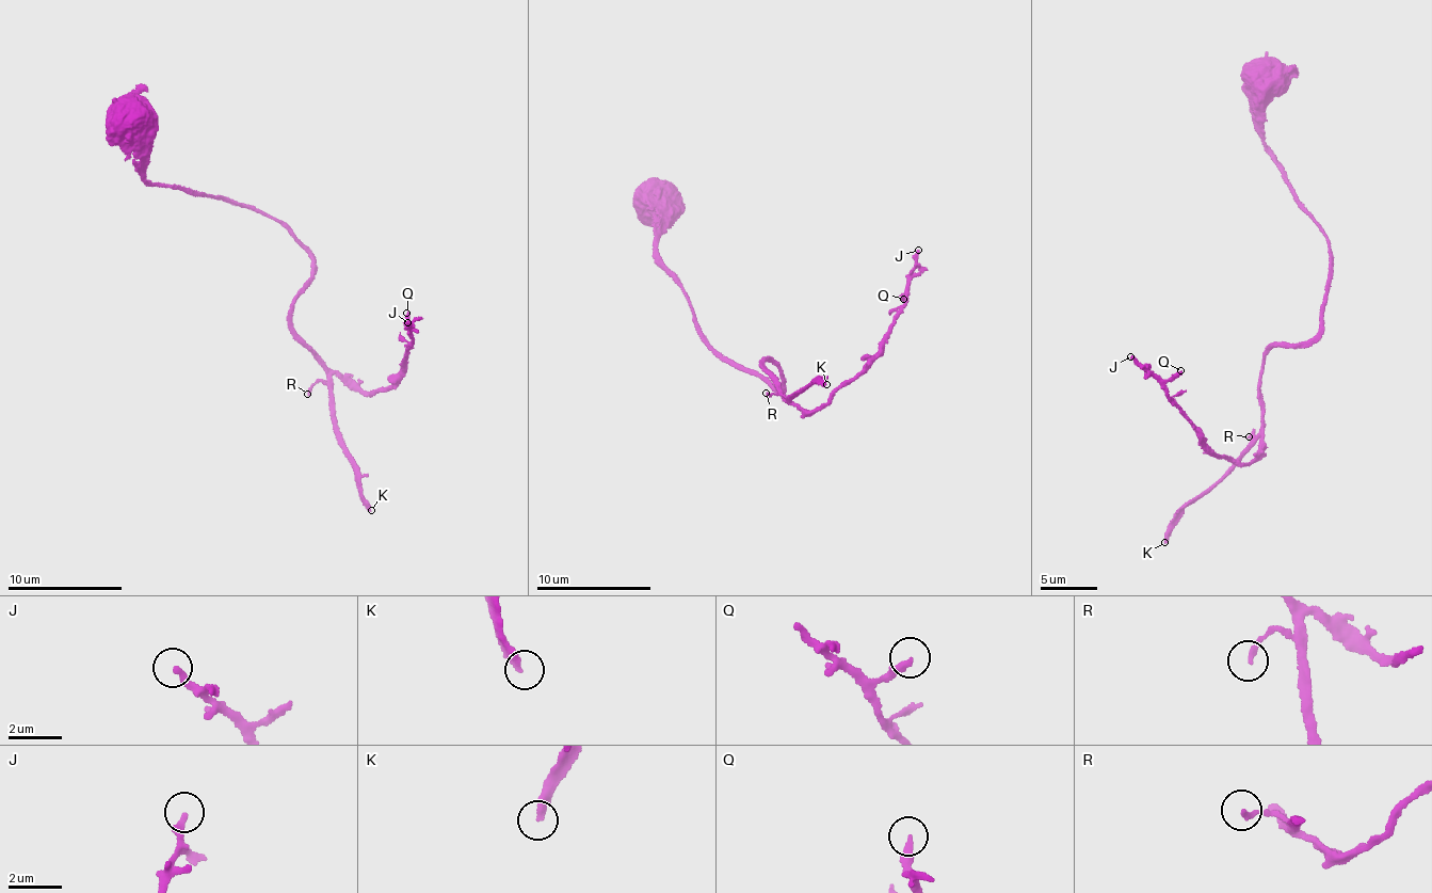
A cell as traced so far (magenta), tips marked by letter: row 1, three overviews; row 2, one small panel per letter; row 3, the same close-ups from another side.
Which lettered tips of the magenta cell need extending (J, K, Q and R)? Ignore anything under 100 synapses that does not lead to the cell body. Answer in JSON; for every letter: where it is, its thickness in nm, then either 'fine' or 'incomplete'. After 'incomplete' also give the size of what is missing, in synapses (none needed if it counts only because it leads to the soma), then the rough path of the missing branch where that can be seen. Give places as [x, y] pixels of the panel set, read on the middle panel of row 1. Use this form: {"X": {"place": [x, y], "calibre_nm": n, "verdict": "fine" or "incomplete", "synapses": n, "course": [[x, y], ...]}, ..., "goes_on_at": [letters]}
{"J": {"place": [918, 250], "calibre_nm": 280, "verdict": "fine"}, "K": {"place": [826, 384], "calibre_nm": 280, "verdict": "incomplete", "synapses": 350}, "Q": {"place": [903, 299], "calibre_nm": 300, "verdict": "fine"}, "R": {"place": [766, 393], "calibre_nm": 180, "verdict": "fine"}, "goes_on_at": ["K"]}

